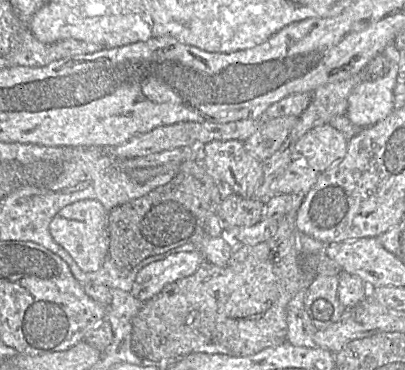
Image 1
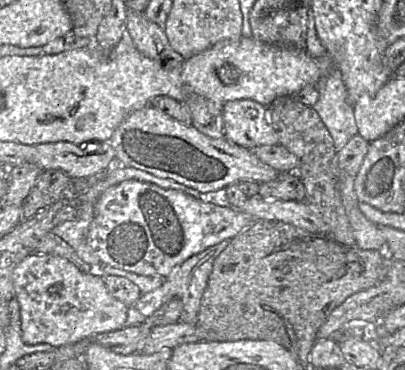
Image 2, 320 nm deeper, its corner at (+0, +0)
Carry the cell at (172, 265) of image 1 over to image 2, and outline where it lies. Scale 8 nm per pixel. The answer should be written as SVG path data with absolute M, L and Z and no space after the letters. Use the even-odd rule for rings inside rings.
M35 253L26 257L14 269L13 283L15 299L20 307L21 338L28 345L46 343L59 348L124 328L129 307L110 294L103 276L84 273L61 256Z

